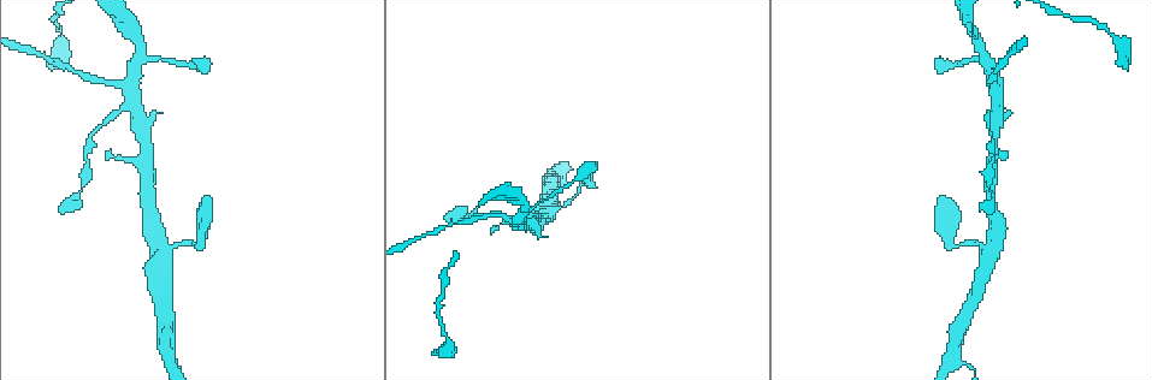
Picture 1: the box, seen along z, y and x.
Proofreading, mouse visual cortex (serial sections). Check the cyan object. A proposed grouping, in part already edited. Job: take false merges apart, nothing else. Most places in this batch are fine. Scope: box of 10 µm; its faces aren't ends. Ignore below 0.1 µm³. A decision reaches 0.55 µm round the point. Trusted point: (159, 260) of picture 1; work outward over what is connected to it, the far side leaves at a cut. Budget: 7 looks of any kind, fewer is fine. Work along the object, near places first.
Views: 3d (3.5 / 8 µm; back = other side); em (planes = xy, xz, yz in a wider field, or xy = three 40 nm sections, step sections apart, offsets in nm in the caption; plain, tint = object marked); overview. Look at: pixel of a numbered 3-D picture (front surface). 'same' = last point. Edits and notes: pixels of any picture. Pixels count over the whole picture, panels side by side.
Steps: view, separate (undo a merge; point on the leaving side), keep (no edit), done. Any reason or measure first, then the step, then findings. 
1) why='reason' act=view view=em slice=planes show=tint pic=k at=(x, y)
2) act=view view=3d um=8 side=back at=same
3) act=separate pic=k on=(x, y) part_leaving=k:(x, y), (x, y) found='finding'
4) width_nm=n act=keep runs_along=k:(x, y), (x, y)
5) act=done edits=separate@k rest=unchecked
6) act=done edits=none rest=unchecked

why='calibre changes' act=view view=3d um=3.5 pic=1 at=(191, 243)

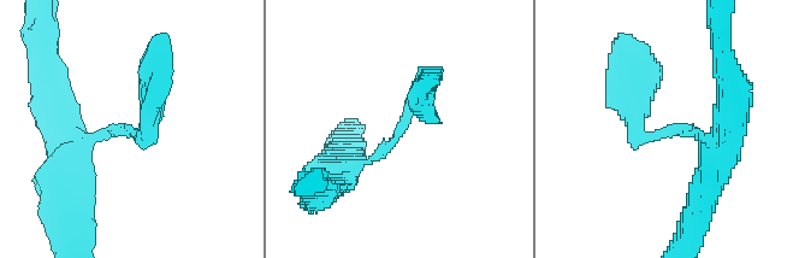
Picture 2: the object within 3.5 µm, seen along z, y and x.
arm_widths_nm=250,300 why='shape alone is not enough' act=view view=em slice=xy step=5 show=plain pic=2 at=(130, 132)

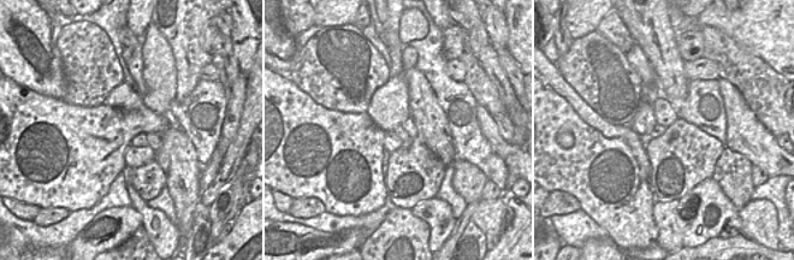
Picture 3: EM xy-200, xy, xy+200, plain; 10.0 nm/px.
why='with the object marked' act=view view=em slice=xy step=5 show=tint at=same

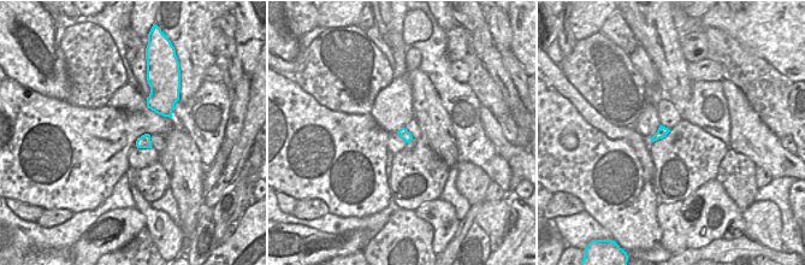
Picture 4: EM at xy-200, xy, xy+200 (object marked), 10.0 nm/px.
act=keep runs_along=2:(338, 179), (379, 154), (420, 101) found='all the same cell'

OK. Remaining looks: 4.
why='two arms in line, one across' act=view view=3d um=3.5 pic=1 at=(1001, 109)

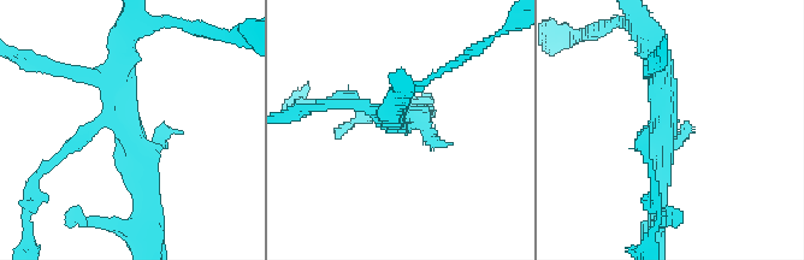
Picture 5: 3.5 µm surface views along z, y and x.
act=view view=em slice=xy step=1 show=tint pic=5 at=(665, 129)

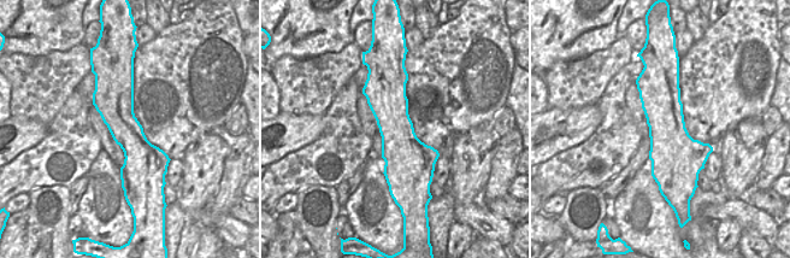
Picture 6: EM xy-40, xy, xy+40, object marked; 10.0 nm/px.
act=keep runs_along=5:(148, 202), (114, 76), (122, 54) found='all the same cell'

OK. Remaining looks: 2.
act=done edits=none rest=unchecked

